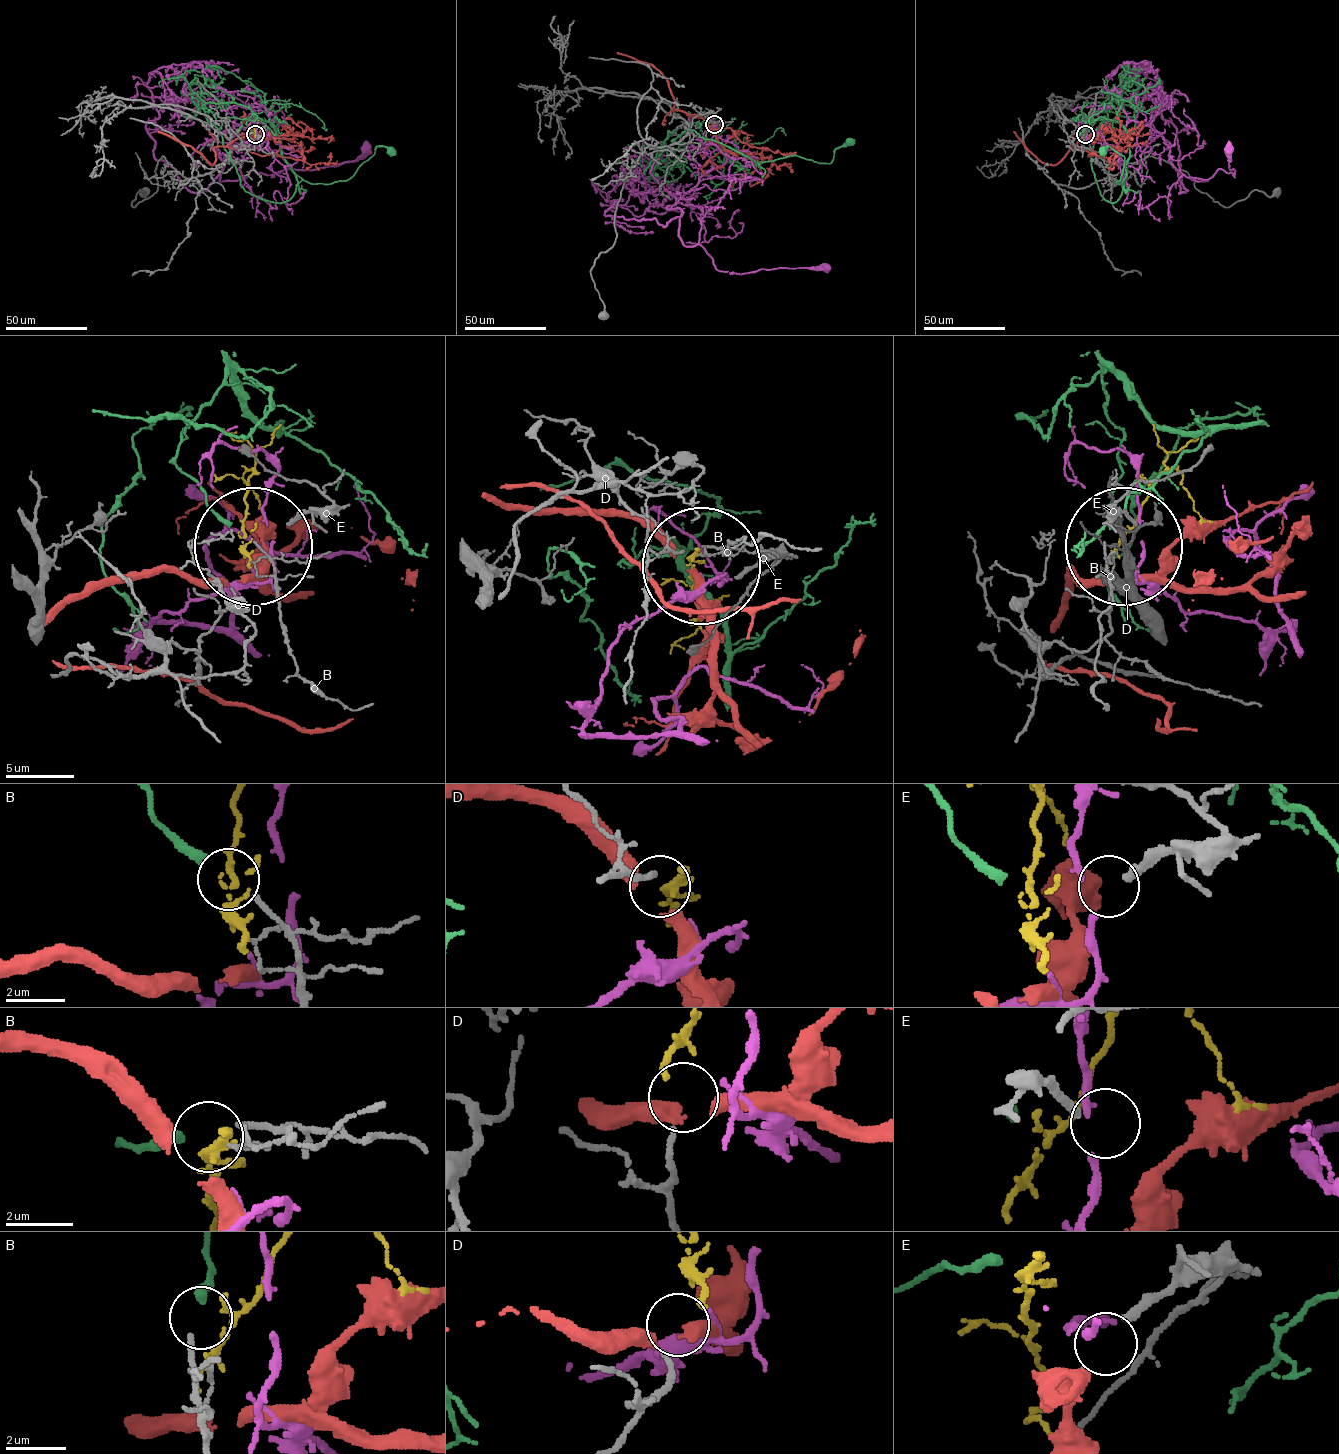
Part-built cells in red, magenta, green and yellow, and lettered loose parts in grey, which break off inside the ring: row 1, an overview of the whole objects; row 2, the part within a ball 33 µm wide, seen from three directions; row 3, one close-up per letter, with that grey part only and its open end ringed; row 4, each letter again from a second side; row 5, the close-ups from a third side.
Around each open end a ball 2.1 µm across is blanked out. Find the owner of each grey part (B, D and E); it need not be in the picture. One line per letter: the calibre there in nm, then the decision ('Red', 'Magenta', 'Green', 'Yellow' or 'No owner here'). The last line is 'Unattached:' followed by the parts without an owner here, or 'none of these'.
B: Thickness 180 nm. Green
D: Thickness 170 nm. Yellow
E: Thickness 280 nm. No owner here
Unattached: E

